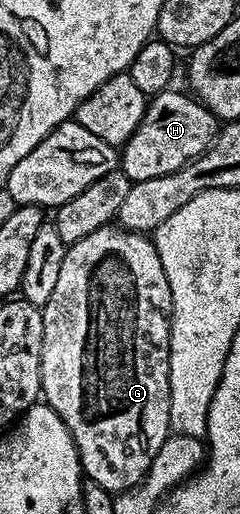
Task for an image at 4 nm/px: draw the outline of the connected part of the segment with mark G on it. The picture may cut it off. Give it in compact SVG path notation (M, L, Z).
M108 225L89 233L89 237L81 237L81 241L70 244L65 253L65 261L61 261L61 274L57 277L57 285L49 301L41 309L43 313L43 348L41 349L41 395L55 410L57 417L65 421L69 433L79 451L79 463L88 480L101 489L118 493L135 487L149 473L161 445L172 434L171 414L169 413L169 353L171 352L171 290L165 277L165 269L161 265L161 257L157 253L154 242L146 234L129 231L126 227Z

